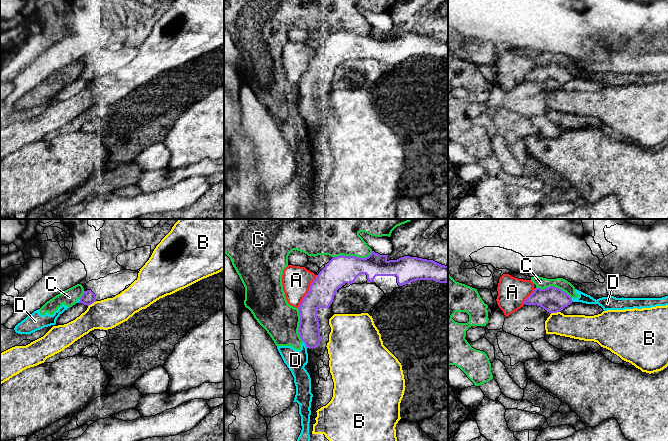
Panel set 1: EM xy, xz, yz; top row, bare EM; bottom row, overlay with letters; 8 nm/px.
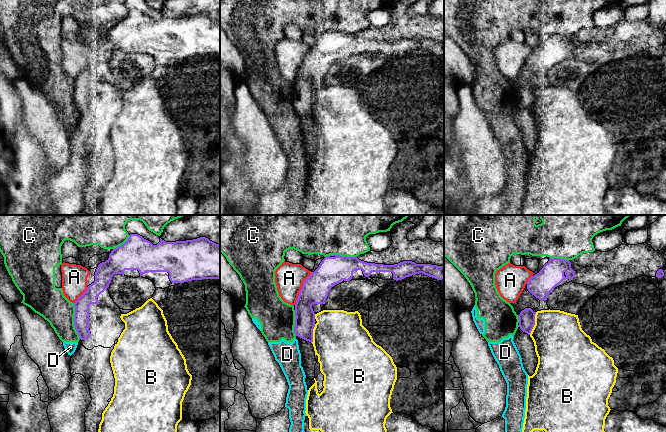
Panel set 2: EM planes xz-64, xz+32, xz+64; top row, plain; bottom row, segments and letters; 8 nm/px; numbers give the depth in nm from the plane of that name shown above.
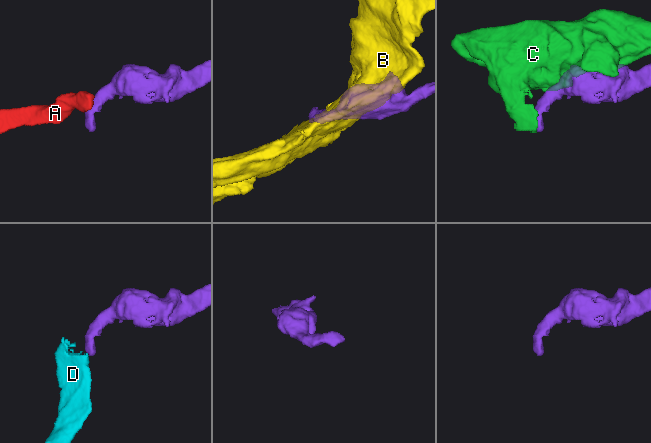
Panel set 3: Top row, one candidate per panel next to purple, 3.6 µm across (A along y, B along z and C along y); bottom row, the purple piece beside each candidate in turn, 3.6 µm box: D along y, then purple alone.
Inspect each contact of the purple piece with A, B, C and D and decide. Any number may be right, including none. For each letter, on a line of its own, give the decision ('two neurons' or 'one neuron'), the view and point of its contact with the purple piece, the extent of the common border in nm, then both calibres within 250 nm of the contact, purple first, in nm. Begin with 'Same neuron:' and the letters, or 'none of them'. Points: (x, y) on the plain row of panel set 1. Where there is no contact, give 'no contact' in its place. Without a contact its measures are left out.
Same neuron: none of them
A: two neurons; contact xz (308, 67); length 300 nm; calibres 220 and 240 nm
B: two neurons; contact yz (555, 88); length 70 nm; calibres 200 and 200 nm
C: two neurons; contact xz (352, 32); length 320 nm; calibres 220 and 260 nm
D: two neurons; contact xz (305, 120); length 70 nm; calibres 170 and 160 nm

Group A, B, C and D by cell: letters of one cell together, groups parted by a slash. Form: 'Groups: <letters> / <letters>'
Groups: A / B / C D

